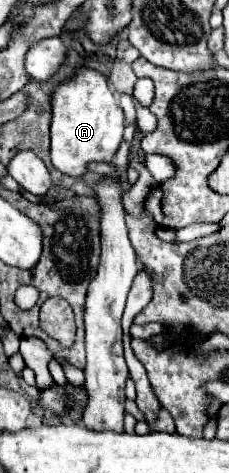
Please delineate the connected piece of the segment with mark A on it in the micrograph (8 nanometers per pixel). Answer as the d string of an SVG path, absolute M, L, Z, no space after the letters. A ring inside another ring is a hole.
M79 67L75 77L61 83L53 93L51 121L51 163L63 175L81 177L87 163L109 163L123 141L125 117L107 85L107 79L87 67Z

